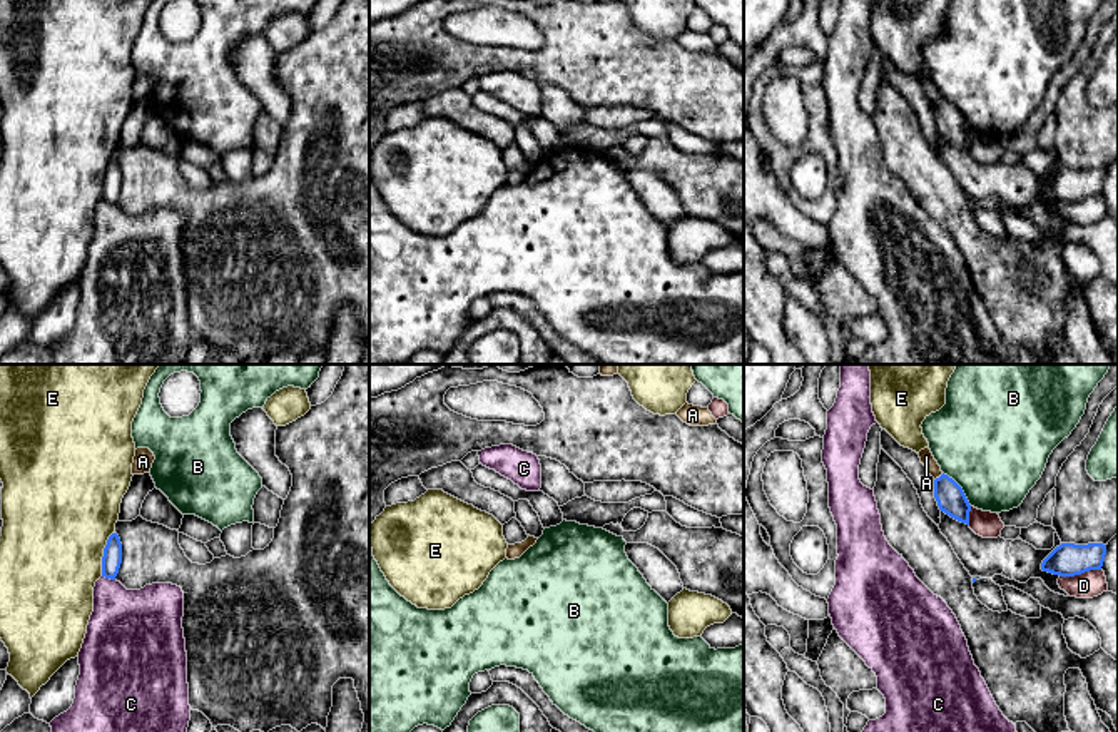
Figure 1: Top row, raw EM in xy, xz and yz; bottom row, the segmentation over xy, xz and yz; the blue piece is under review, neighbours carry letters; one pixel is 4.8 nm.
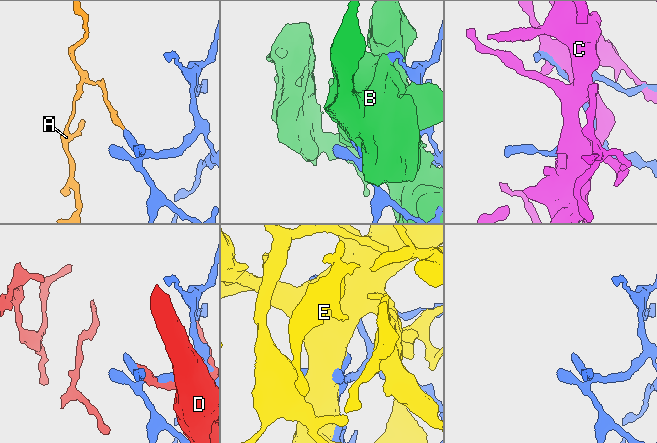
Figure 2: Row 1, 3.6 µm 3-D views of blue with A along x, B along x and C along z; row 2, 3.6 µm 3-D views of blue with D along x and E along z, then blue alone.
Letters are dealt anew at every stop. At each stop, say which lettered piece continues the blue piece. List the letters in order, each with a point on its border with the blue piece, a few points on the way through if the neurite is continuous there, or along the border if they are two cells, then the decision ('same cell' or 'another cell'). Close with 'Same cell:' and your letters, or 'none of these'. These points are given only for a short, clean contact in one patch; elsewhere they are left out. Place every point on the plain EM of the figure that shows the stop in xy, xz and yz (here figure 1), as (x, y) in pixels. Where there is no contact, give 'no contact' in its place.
A: yz (940, 102) | along yz (943, 99), (935, 106) | another cell
B: yz (961, 114) | another cell
C: xy (109, 203) | another cell
D: yz (1080, 199) | another cell
E: xy (104, 179) | another cell
Same cell: none of these

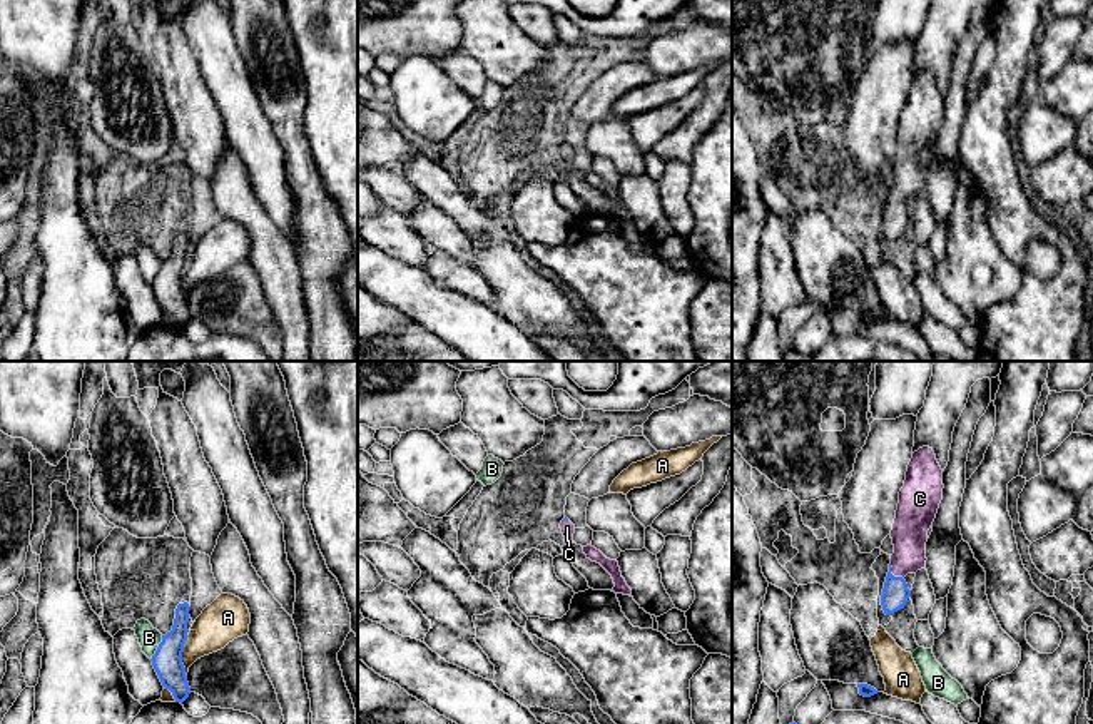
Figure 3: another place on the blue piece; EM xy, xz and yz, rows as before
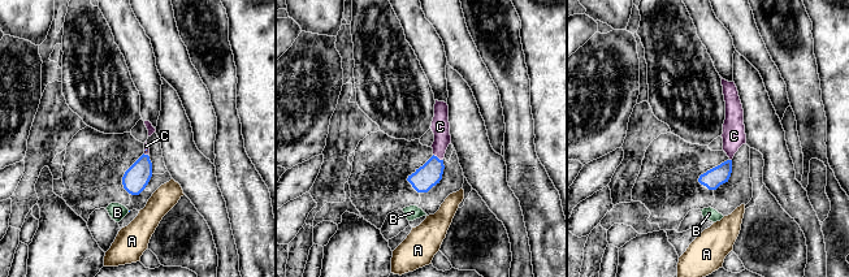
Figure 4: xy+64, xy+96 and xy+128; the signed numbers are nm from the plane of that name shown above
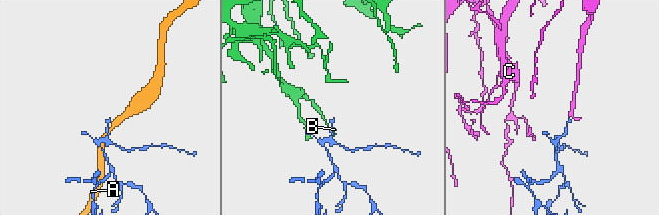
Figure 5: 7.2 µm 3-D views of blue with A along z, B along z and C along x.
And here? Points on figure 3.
A: xy (181, 281) | along xy (188, 261), (183, 271), (186, 301) | another cell
B: xy (157, 273) | another cell
C: yz (891, 199) | across yz (894, 221), (891, 199), (909, 181), (909, 156) | same cell
Same cell: C

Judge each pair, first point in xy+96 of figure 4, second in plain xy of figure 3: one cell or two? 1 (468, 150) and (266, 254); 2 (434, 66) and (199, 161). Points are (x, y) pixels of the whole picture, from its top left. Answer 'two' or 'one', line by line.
1: one
2: one

